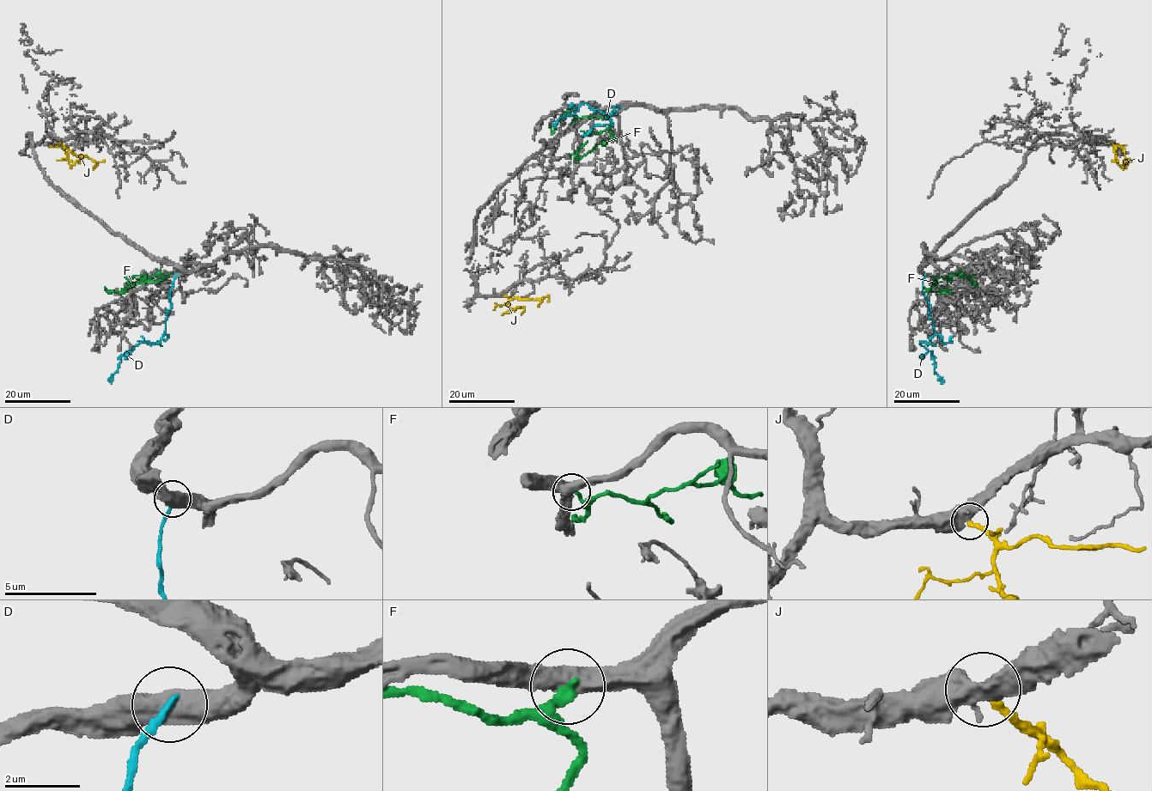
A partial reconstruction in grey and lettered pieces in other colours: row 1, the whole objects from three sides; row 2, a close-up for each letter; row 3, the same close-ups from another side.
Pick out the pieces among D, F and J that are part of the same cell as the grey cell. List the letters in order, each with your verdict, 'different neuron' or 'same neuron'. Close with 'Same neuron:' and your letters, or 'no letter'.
D: different neuron
F: different neuron
J: same neuron
Same neuron: J

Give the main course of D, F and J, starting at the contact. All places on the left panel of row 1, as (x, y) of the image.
D: (176, 275), (170, 291), (172, 305), (162, 337), (155, 344), (147, 341), (137, 343), (121, 355), (112, 383)
F: (165, 276), (163, 278), (167, 276), (154, 275), (135, 283), (130, 279), (133, 276), (143, 276)
J: (59, 142), (79, 157), (103, 161)

